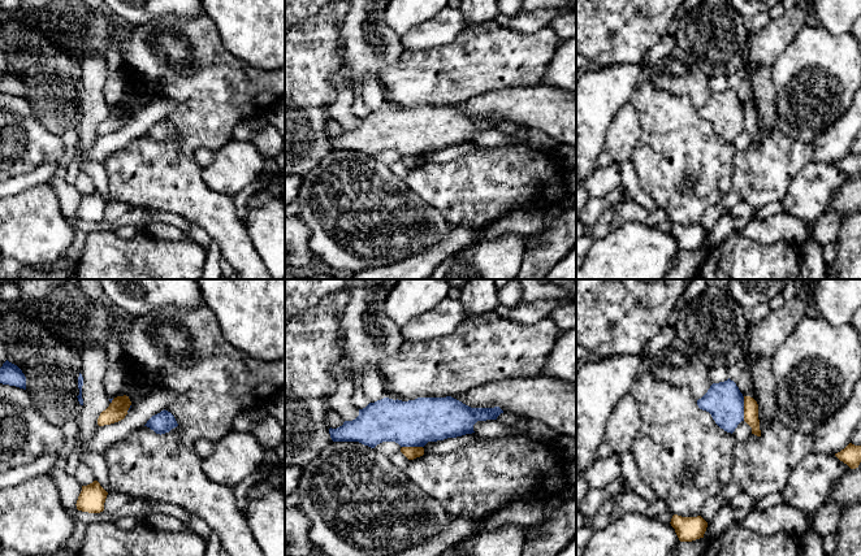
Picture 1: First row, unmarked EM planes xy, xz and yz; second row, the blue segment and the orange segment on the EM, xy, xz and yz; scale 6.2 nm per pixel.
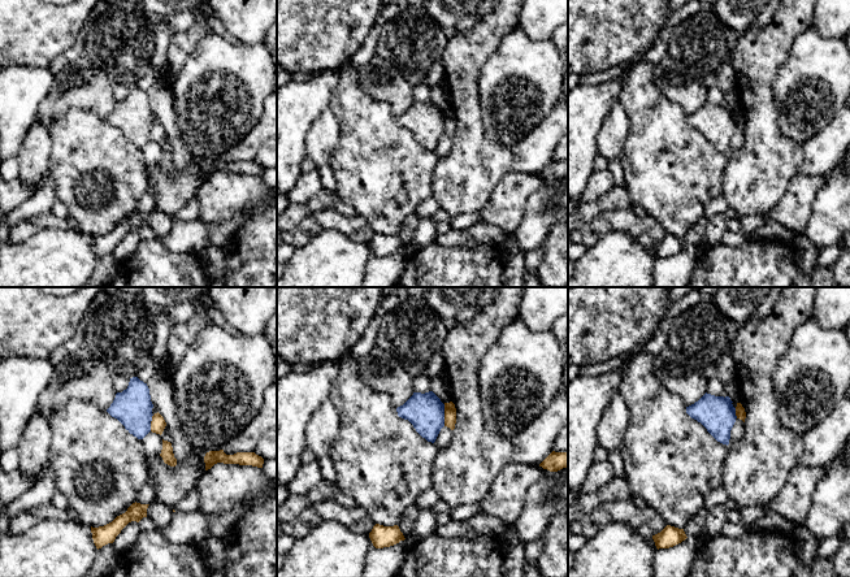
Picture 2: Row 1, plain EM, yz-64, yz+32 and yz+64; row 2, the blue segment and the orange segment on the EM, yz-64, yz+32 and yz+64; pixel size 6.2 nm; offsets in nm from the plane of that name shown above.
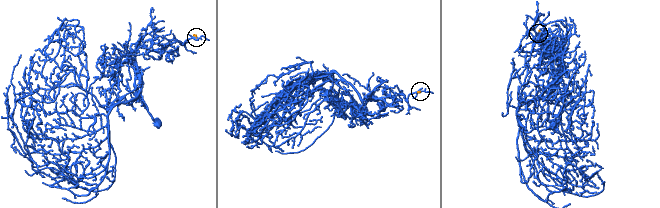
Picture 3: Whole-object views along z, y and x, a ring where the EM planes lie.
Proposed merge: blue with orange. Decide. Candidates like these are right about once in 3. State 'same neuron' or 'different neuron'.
different neuron

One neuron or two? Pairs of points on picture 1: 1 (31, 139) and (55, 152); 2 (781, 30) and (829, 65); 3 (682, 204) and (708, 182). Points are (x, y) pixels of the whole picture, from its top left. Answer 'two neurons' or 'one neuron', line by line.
1: one neuron
2: two neurons
3: one neuron

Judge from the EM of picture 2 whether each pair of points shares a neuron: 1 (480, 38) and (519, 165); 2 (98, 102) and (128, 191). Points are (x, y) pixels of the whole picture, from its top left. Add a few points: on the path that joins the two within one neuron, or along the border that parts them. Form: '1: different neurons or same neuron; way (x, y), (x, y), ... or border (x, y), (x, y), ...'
1: different neurons; border (510, 148), (512, 169)
2: different neurons; border (74, 107), (92, 109), (105, 120)

